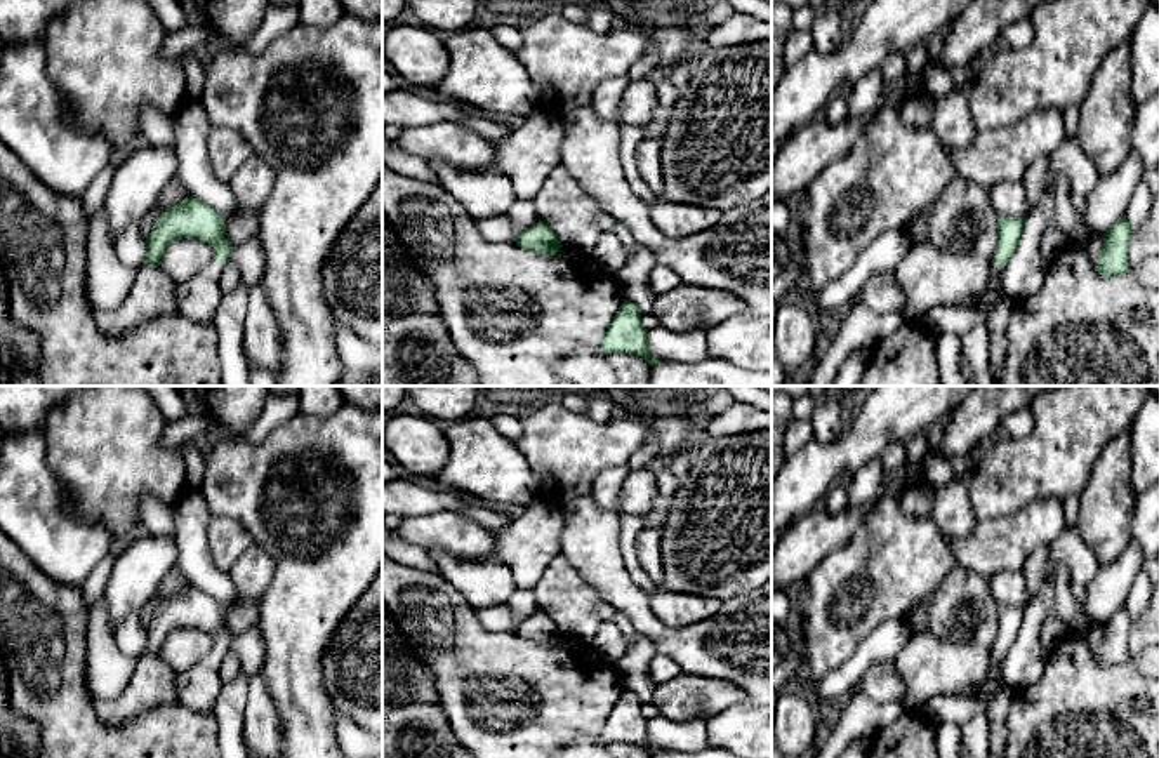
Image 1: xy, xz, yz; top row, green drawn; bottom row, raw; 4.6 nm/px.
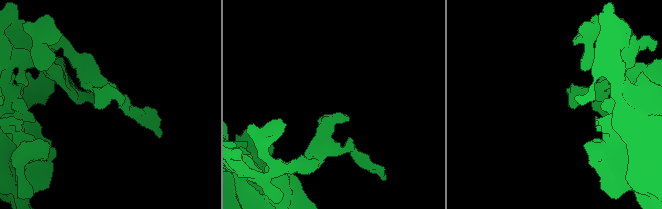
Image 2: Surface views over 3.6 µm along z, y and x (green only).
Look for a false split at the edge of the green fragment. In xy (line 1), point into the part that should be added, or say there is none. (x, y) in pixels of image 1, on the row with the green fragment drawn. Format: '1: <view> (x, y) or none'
1: xy (197, 299)

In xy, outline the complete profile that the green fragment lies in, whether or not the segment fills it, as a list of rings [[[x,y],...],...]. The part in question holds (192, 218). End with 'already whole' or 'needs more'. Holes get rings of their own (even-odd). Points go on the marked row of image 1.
[[[195,196],[167,209],[146,240],[148,252],[142,268],[158,268],[165,249],[181,238],[212,245],[214,261],[189,282],[176,285],[176,308],[191,322],[212,325],[224,296],[221,275],[233,252],[226,238],[224,217]]]; needs more

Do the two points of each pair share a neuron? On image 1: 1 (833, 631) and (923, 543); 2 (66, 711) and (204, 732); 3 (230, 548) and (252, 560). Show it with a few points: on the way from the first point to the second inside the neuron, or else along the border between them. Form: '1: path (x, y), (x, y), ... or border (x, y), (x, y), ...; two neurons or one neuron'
1: path (855, 611), (900, 565); one neuron
2: path (101, 739), (169, 739); one neuron
3: border (254, 543), (228, 572); two neurons

